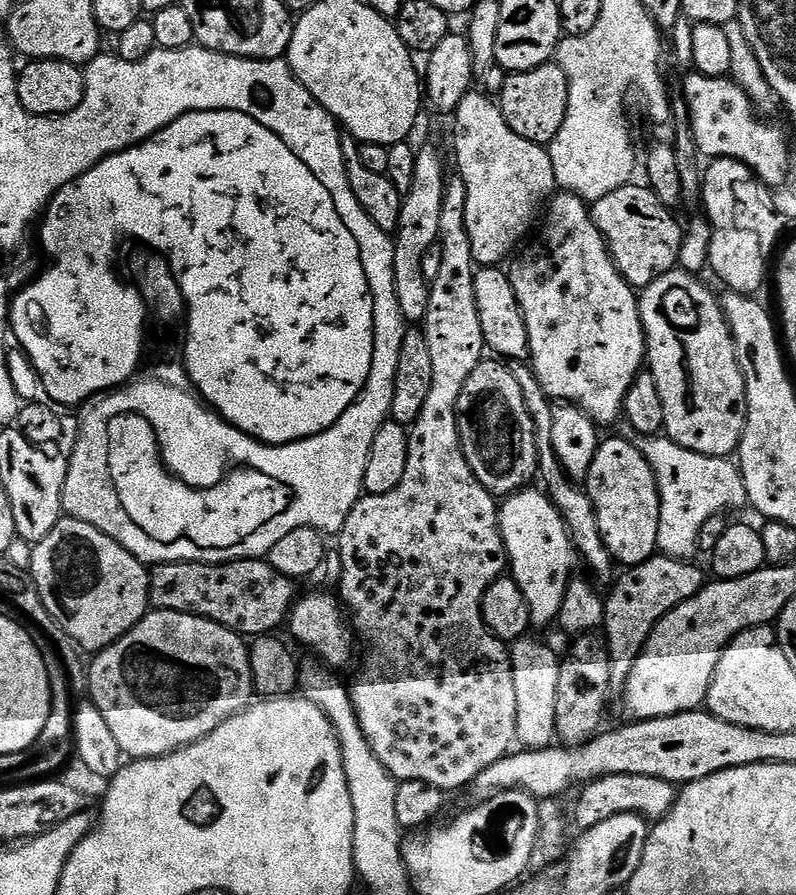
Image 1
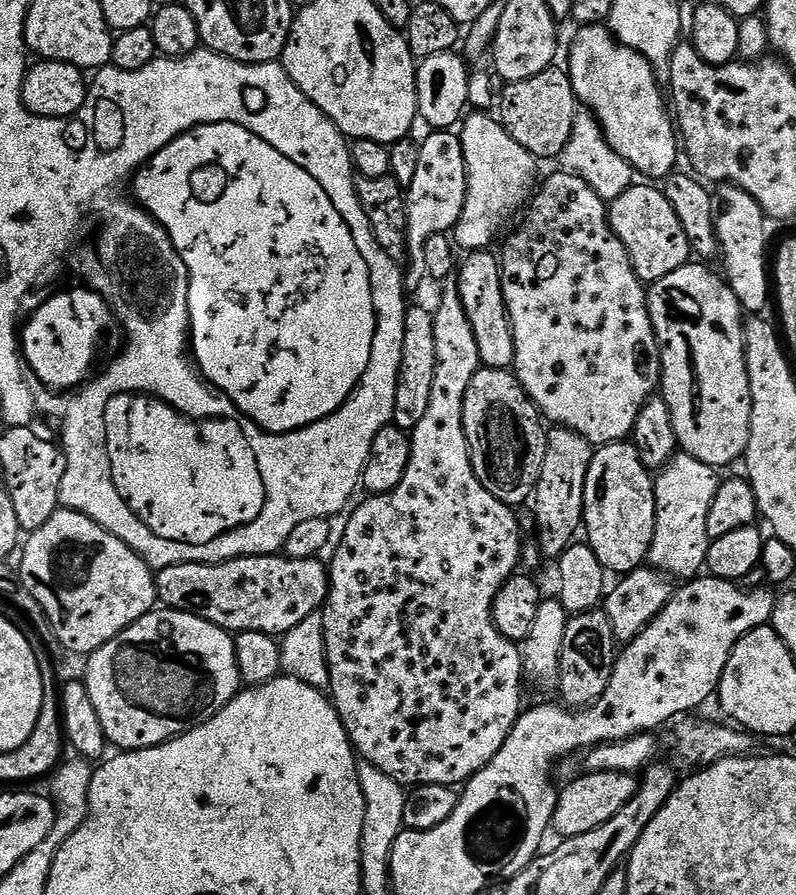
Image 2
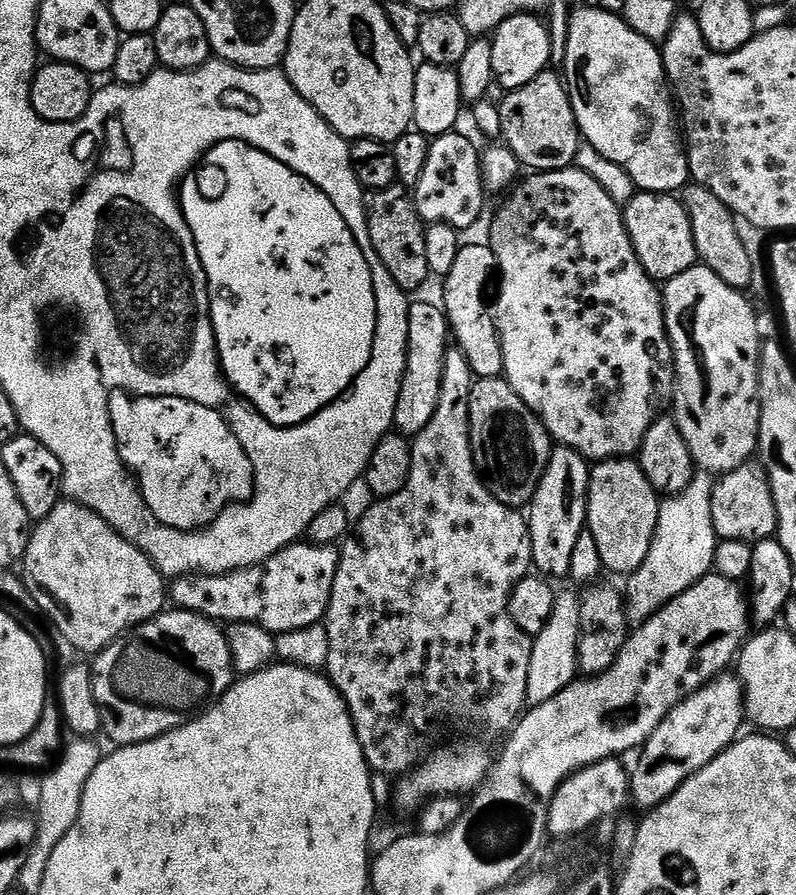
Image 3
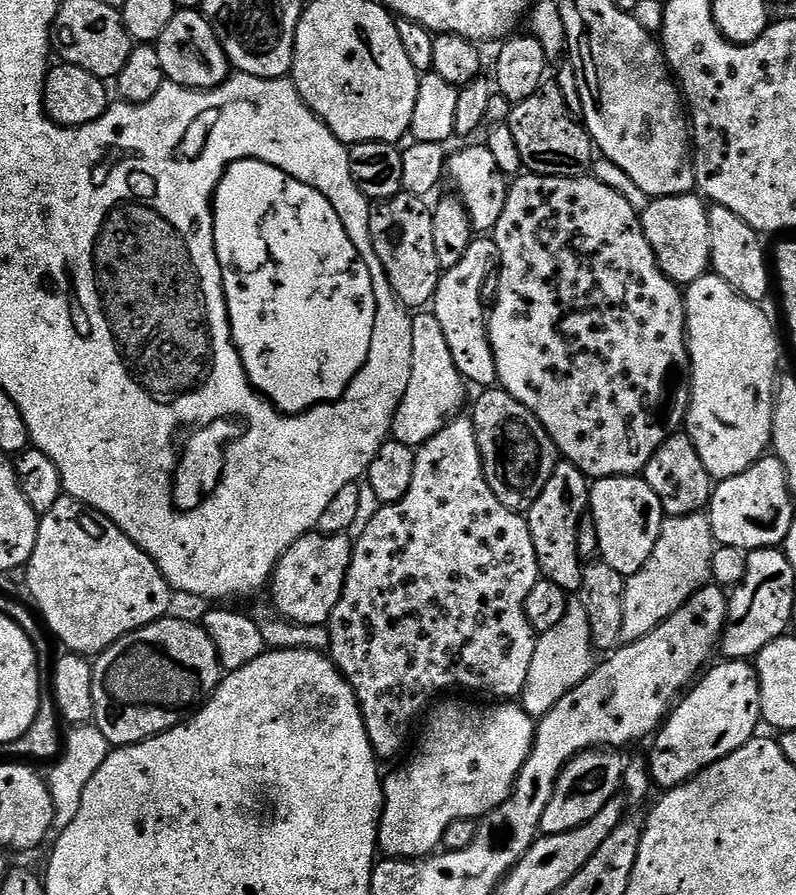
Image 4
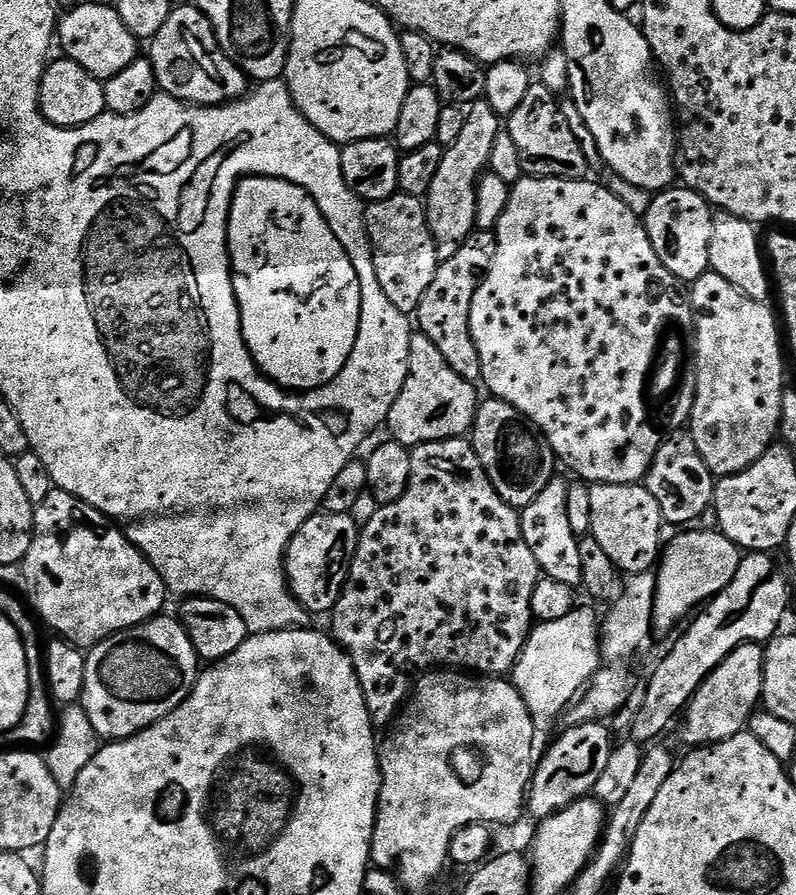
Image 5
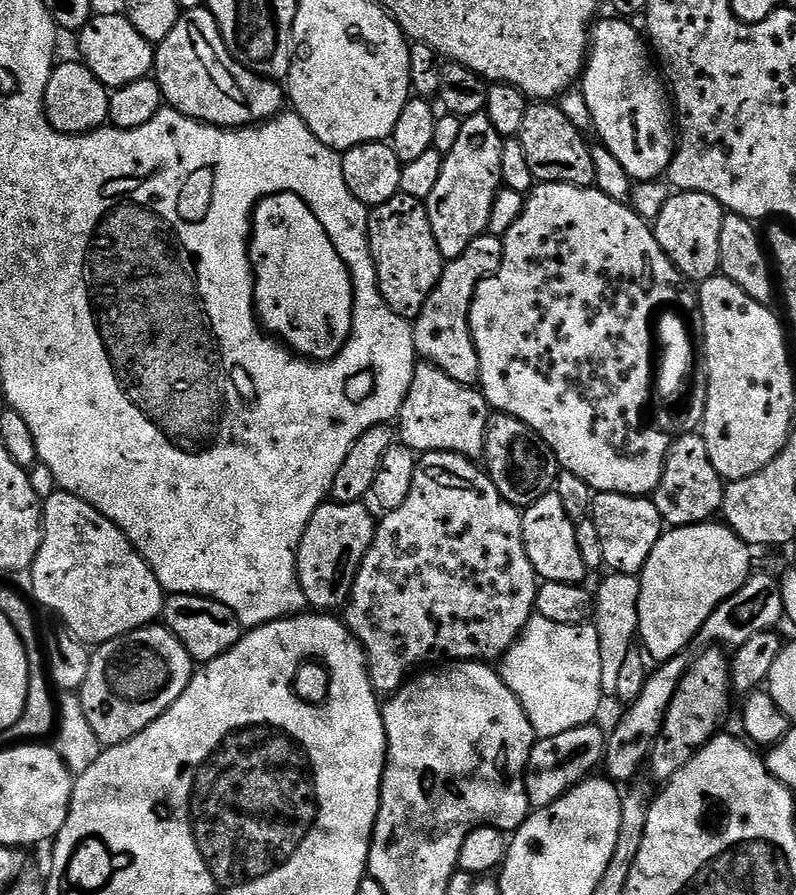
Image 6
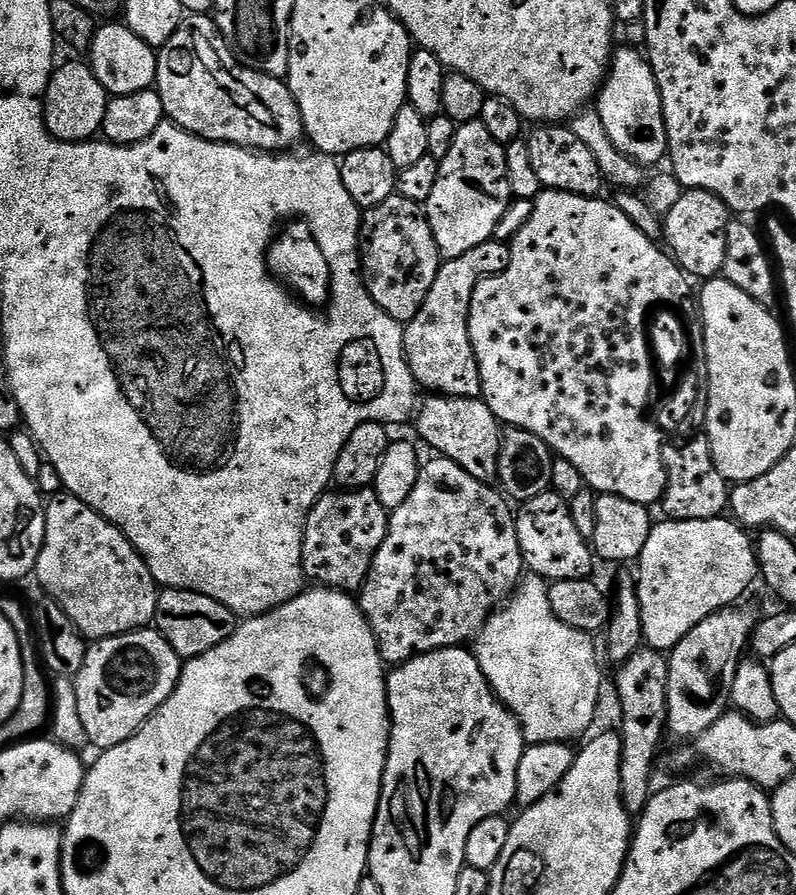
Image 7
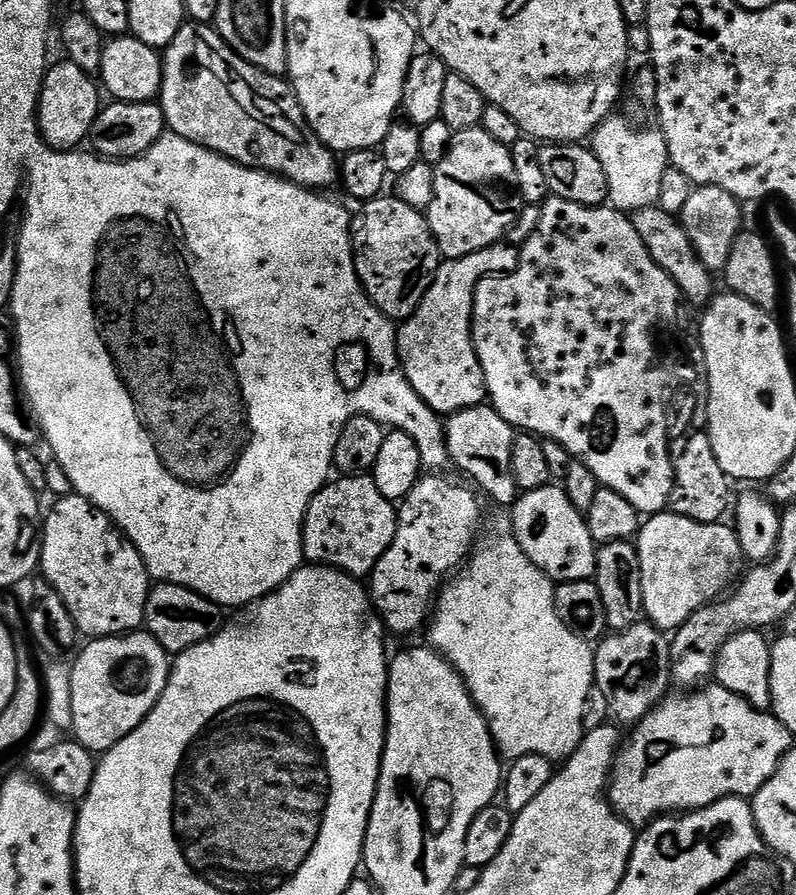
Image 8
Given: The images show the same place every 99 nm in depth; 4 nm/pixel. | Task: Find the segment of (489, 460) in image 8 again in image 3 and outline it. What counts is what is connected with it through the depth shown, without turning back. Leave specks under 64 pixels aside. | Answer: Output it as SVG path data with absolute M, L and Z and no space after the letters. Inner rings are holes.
M420 300L409 303L408 306L408 361L404 371L404 381L398 394L396 407L397 433L405 437L414 438L426 427L436 407L438 394L442 384L442 366L444 353L450 347L450 329L448 318L439 303L427 304Z

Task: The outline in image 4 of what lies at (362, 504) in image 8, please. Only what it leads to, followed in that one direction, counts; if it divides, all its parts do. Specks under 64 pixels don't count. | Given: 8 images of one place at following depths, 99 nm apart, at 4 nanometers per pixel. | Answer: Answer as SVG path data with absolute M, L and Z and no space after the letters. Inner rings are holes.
M313 530L308 533L307 536L299 536L291 546L281 554L280 560L276 563L276 569L272 571L272 578L270 581L270 589L272 588L272 604L277 608L279 615L283 617L283 619L301 625L306 628L318 628L324 625L327 625L328 618L331 616L333 610L338 606L338 602L340 601L340 595L344 593L344 579L348 576L348 566L352 561L352 549L354 547L353 541L347 535L323 535L319 531Z

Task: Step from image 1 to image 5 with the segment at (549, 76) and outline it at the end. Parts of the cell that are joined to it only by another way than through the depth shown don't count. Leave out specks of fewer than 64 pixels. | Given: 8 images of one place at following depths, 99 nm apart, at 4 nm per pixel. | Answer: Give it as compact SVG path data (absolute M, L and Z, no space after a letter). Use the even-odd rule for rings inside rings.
M533 83L522 106L507 117L506 130L510 138L514 138L514 146L518 146L520 161L527 175L553 180L583 180L589 175L590 158L582 150L576 132L570 130L562 104L556 100L559 100L557 93L550 91L544 83Z

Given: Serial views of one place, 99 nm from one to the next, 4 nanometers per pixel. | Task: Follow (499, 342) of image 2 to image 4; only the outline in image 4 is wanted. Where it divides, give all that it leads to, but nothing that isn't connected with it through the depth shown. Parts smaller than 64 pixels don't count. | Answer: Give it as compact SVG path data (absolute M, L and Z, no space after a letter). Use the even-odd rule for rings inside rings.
M473 239L463 256L455 261L456 272L445 271L441 275L434 301L434 315L438 318L438 326L442 326L442 334L446 334L446 346L450 346L454 366L458 366L461 376L469 385L477 384L480 390L487 390L497 383L496 363L486 327L486 304L484 308L480 301L480 283L497 264L495 239Z

